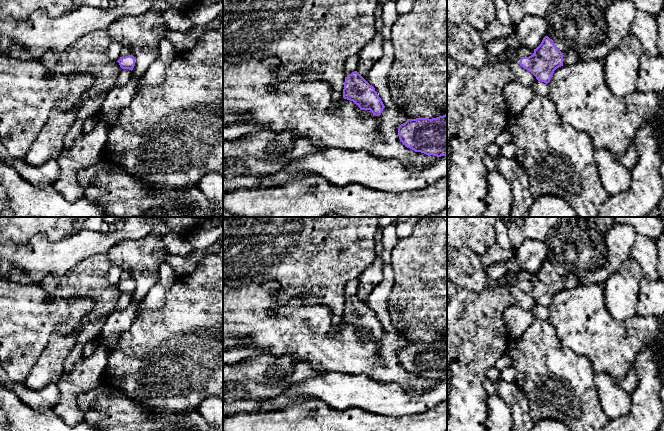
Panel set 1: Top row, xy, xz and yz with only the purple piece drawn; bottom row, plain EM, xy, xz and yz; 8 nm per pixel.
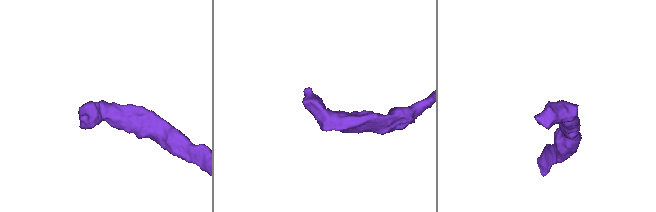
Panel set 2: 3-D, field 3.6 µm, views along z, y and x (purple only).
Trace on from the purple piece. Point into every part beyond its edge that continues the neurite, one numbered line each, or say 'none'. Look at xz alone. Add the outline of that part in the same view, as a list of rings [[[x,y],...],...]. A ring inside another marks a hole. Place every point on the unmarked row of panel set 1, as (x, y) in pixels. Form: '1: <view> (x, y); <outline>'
none

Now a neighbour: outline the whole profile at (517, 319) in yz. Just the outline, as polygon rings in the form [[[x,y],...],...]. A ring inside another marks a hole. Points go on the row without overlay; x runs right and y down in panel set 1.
[[[519,304],[509,306],[504,313],[505,324],[509,334],[514,338],[521,335],[534,319],[533,313],[522,308]]]

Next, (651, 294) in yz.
[[[644,276],[640,282],[637,315],[664,317],[664,282]]]

